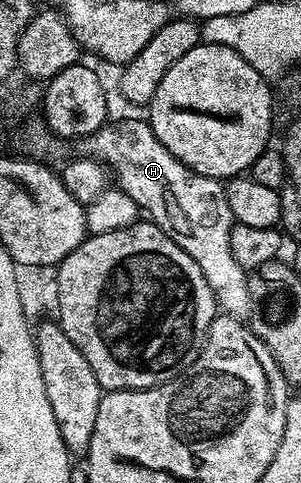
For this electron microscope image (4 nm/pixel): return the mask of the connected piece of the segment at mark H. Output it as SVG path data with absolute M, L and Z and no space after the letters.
M147 119L113 120L106 122L94 134L84 137L78 144L79 155L89 156L91 160L99 160L105 165L114 177L115 187L121 188L130 198L134 198L137 209L147 214L152 223L169 236L175 244L182 246L194 262L198 262L198 270L202 270L202 278L210 286L210 290L216 293L216 303L225 313L240 314L248 307L248 278L246 270L234 262L230 254L230 230L234 223L232 211L226 202L224 194L225 185L221 181L198 174L190 170L154 134L151 124Z

